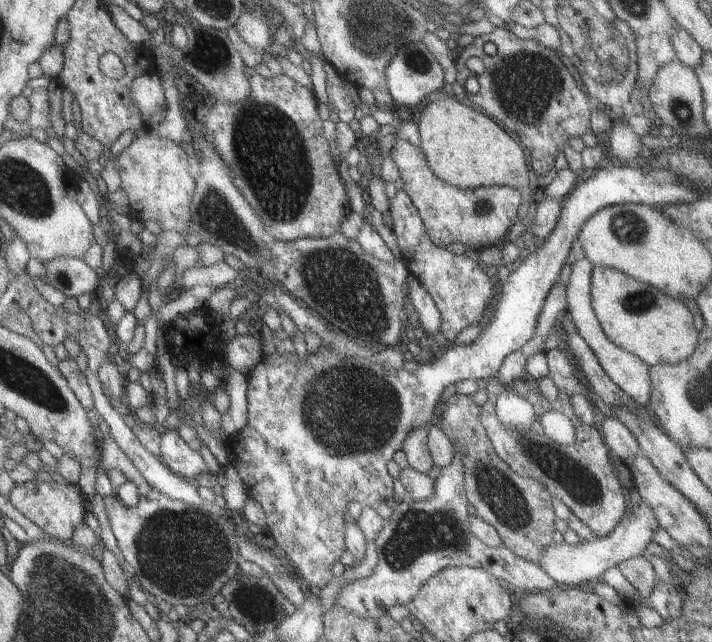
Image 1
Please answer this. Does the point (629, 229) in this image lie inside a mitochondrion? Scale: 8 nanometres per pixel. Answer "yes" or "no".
yes

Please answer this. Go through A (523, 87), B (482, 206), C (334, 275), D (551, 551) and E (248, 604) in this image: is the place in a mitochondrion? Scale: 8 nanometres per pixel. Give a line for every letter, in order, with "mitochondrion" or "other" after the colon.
A: mitochondrion
B: mitochondrion
C: mitochondrion
D: other
E: other

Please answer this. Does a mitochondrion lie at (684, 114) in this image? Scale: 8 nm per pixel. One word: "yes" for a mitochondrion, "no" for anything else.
yes

